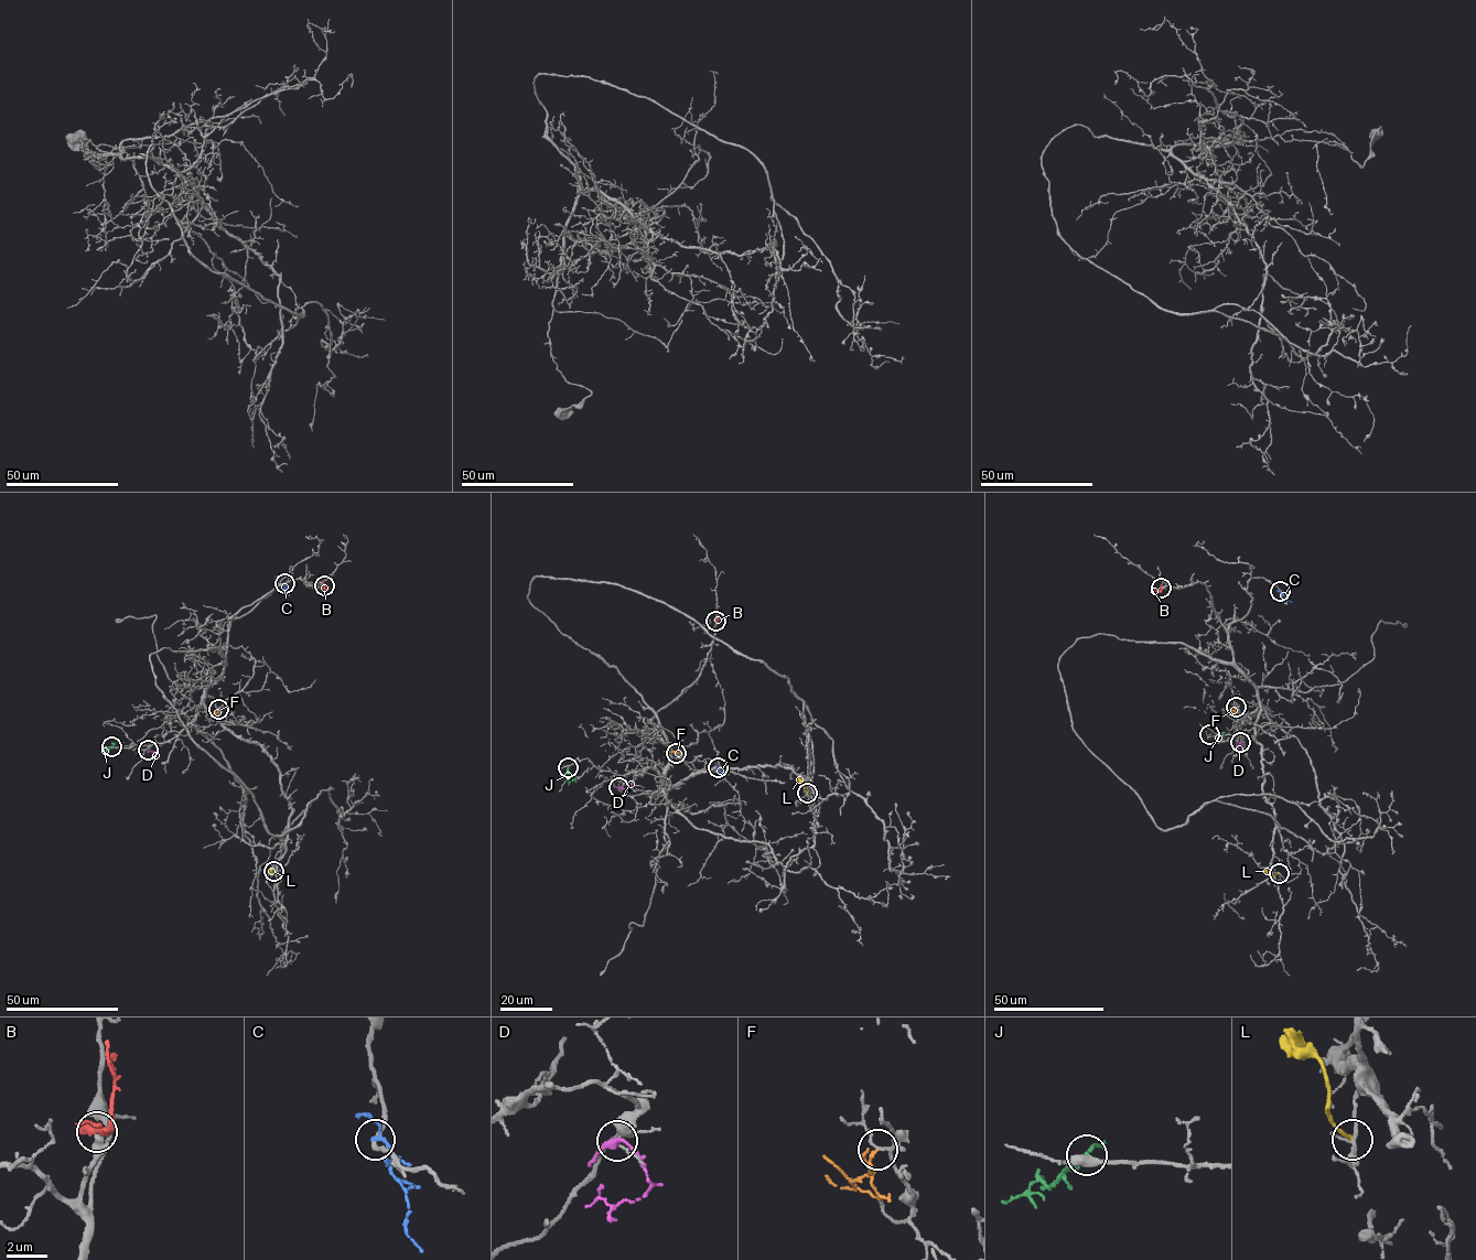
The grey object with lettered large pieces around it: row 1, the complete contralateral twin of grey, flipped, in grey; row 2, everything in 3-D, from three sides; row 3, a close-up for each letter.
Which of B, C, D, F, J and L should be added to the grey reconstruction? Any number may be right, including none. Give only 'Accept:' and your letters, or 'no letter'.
Accept: no letter

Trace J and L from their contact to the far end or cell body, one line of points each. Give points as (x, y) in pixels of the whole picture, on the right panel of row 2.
J: (1209, 734), (1216, 738), (1225, 732)
L: (1279, 873), (1270, 875), (1266, 870)

